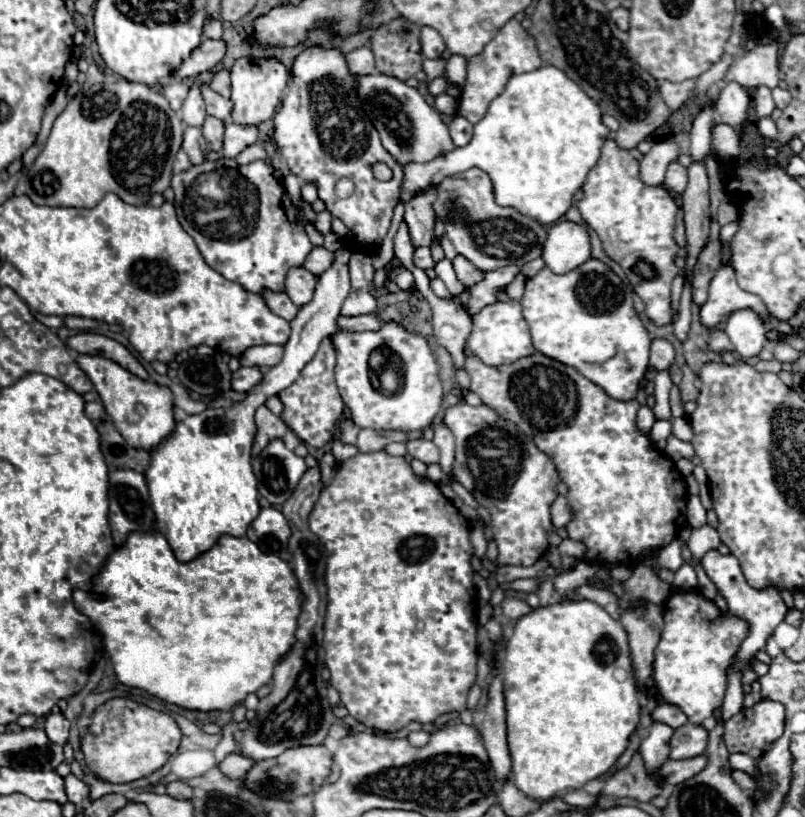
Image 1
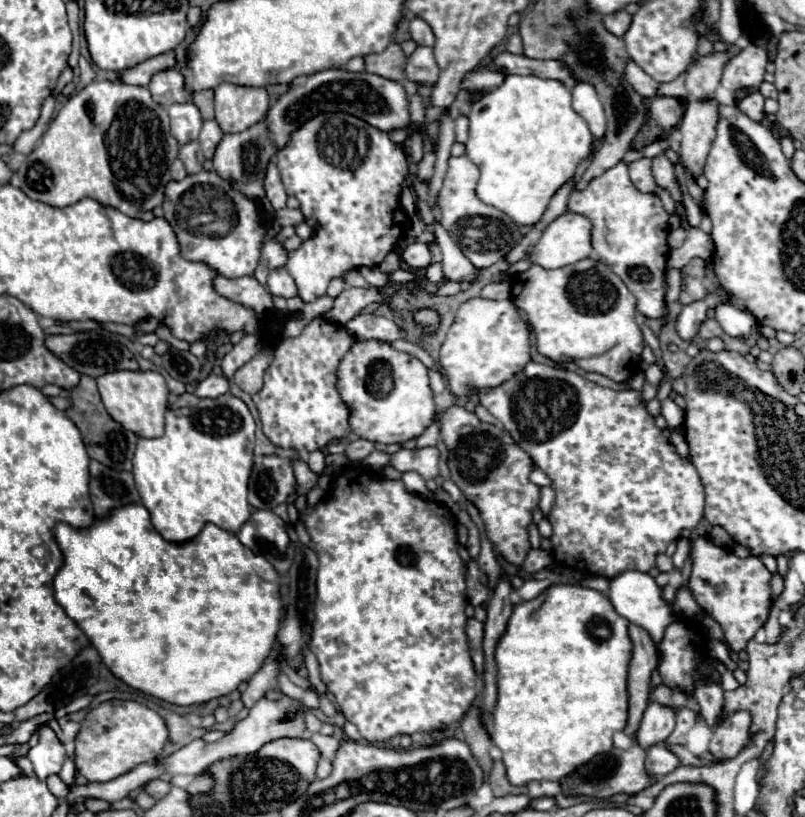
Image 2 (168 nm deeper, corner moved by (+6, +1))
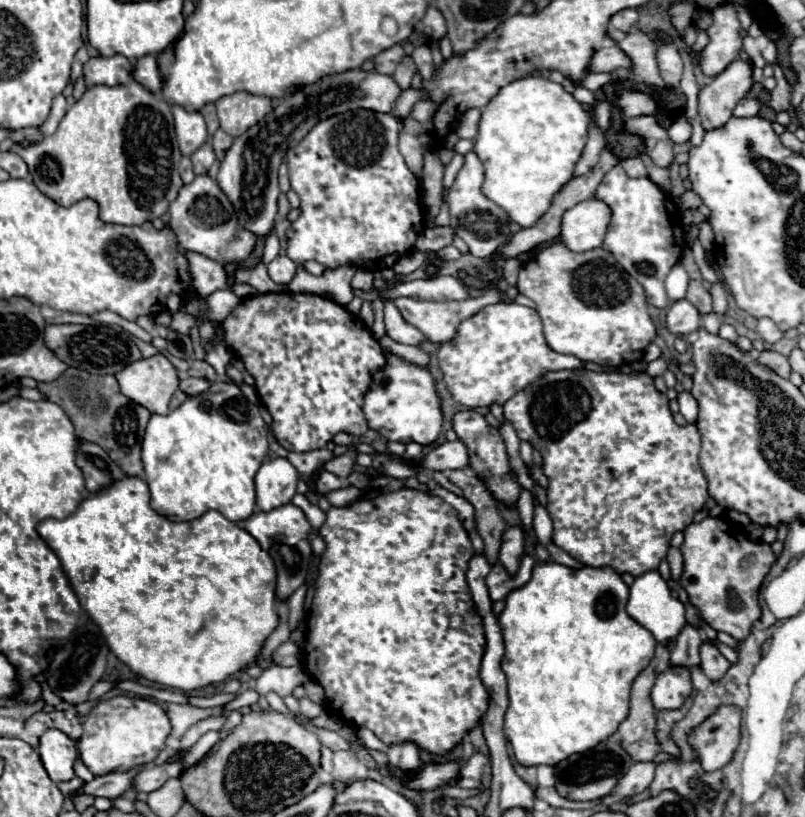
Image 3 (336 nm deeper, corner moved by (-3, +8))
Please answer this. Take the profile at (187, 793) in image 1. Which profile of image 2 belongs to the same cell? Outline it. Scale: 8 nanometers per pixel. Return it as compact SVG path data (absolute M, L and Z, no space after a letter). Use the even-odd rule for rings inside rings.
M153 779L153 781L149 781L143 789L145 789L155 801L159 801L161 797L165 797L165 795L169 793L171 783L169 783L169 781L161 781L161 779Z

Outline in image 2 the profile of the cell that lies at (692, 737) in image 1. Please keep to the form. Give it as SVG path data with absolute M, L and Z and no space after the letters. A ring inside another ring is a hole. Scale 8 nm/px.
M653 745L653 747L647 749L645 769L647 769L647 775L649 775L651 779L661 779L663 775L671 773L671 771L677 769L679 765L681 765L679 759L677 759L671 751L667 751L665 747Z

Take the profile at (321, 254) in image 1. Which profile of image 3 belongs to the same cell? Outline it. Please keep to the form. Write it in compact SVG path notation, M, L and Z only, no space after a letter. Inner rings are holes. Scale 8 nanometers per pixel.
M260 262L256 268L238 268L236 270L236 282L246 282L254 286L258 292L282 292L284 288L274 284L268 276L268 266Z

